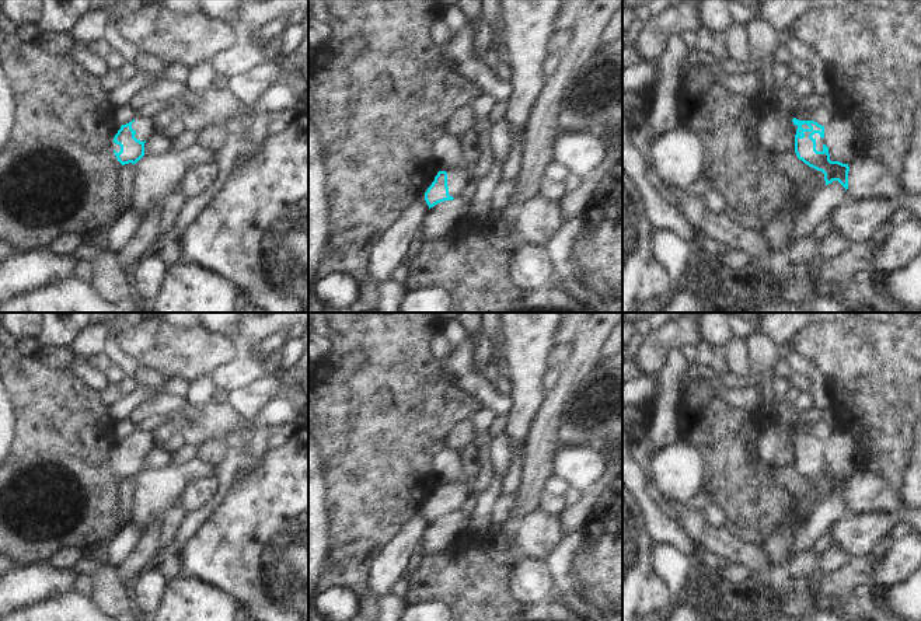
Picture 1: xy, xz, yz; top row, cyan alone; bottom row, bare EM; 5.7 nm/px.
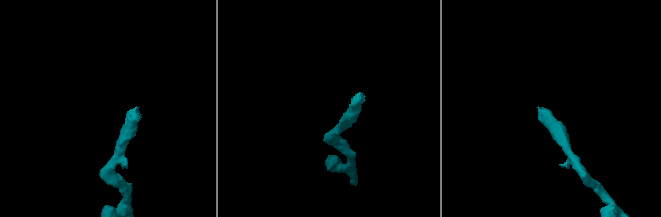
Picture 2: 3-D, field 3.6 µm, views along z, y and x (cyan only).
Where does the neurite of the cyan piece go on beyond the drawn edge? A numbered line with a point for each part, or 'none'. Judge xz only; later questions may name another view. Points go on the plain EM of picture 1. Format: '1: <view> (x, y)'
1: xz (457, 492)

